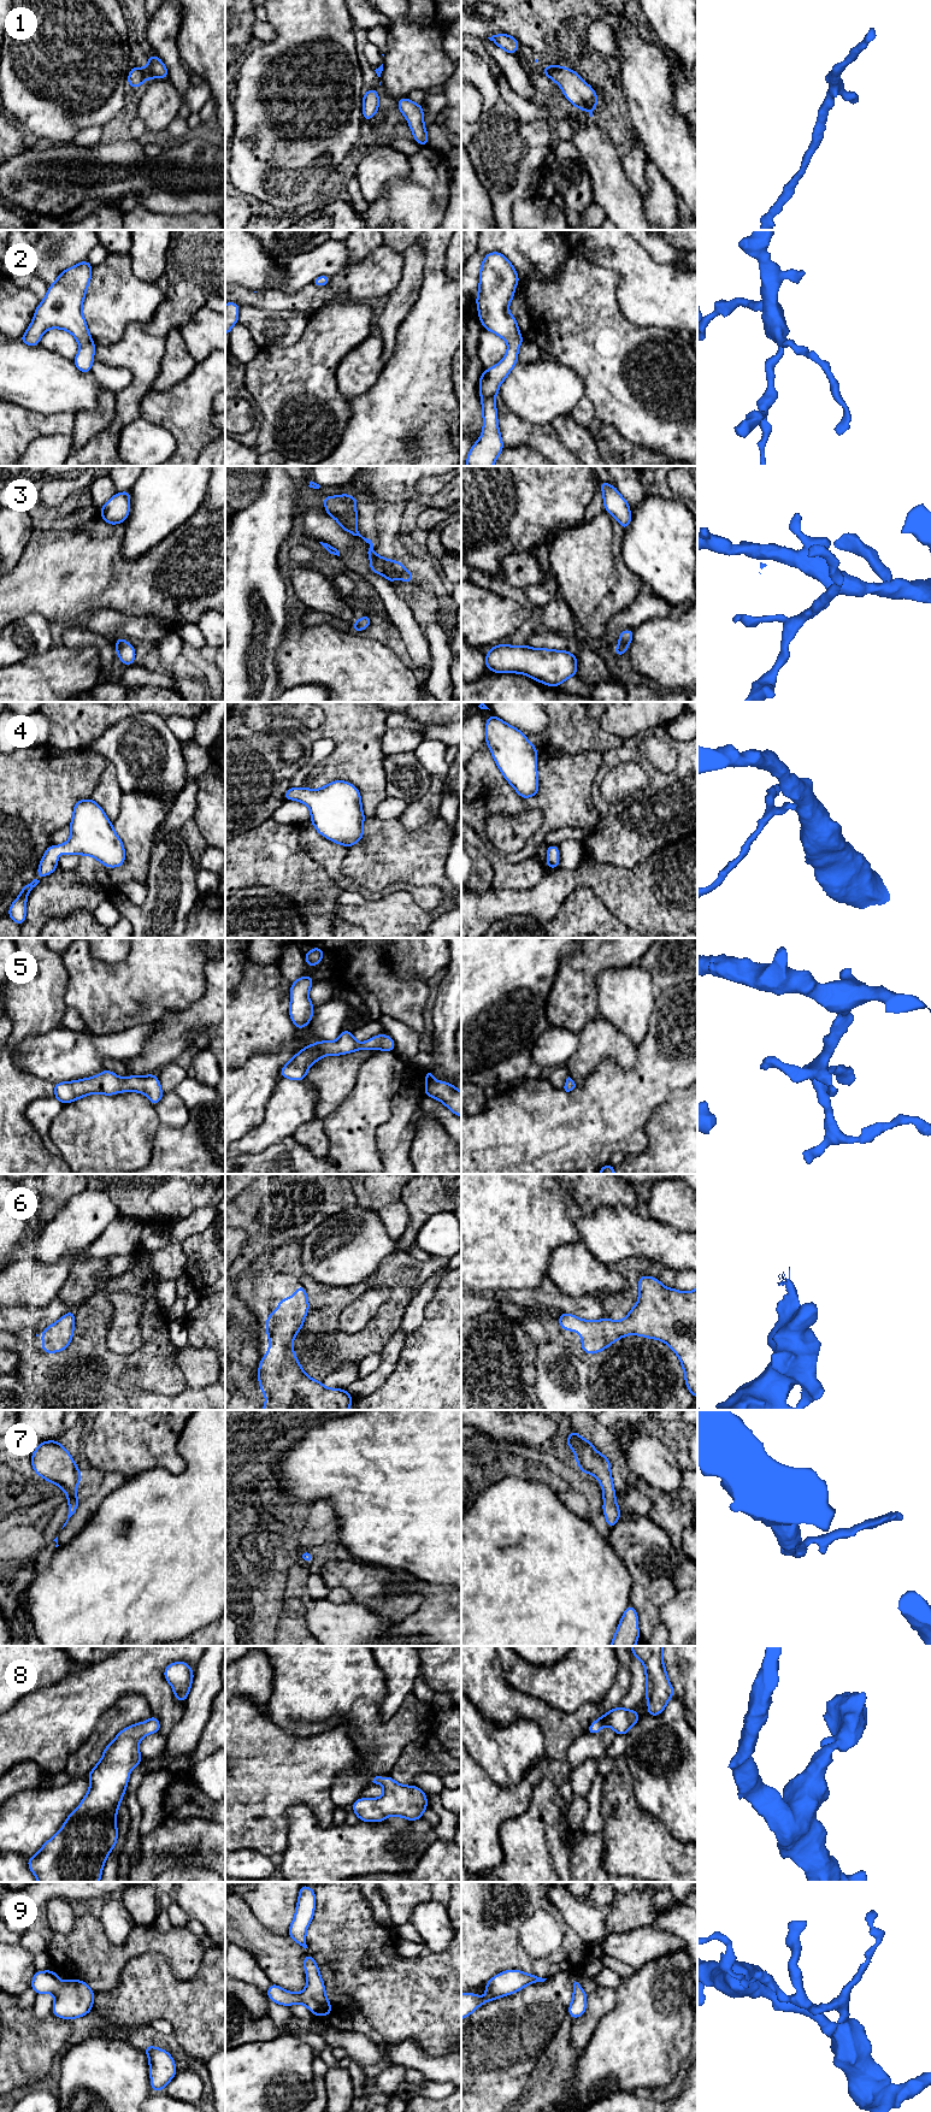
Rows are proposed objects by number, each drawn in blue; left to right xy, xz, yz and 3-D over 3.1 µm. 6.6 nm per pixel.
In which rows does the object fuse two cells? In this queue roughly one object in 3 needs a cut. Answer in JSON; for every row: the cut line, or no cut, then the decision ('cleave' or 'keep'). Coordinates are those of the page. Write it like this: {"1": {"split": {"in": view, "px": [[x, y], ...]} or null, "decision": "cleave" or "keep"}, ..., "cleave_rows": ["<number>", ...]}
{"1": {"split": null, "decision": "keep"}, "2": {"split": null, "decision": "keep"}, "3": {"split": null, "decision": "keep"}, "4": {"split": null, "decision": "keep"}, "5": {"split": null, "decision": "keep"}, "6": {"split": null, "decision": "keep"}, "7": {"split": null, "decision": "keep"}, "8": {"split": null, "decision": "keep"}, "9": {"split": null, "decision": "keep"}, "cleave_rows": []}

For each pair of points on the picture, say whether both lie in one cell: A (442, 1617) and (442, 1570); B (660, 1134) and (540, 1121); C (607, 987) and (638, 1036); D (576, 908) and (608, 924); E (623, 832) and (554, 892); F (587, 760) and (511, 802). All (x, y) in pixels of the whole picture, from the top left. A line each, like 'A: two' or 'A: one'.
A: two
B: two
C: one
D: one
E: two
F: one

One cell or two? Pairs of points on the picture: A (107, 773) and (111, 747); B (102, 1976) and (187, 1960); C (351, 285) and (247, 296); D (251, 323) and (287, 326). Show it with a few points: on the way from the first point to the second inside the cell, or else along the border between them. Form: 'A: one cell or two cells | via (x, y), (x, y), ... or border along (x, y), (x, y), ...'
A: two cells | border along (107, 760), (112, 765), (119, 788)
B: one cell | via (123, 1956), (135, 1945), (166, 1945)
C: one cell | via (325, 293), (308, 300), (272, 300)
D: one cell | via (259, 323), (265, 326), (278, 326)

